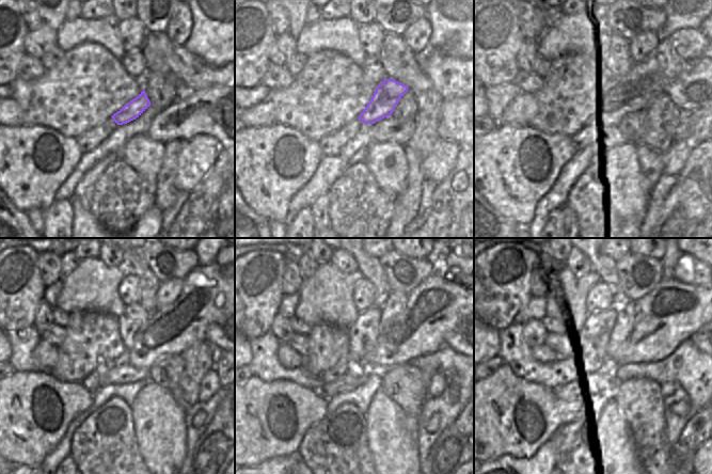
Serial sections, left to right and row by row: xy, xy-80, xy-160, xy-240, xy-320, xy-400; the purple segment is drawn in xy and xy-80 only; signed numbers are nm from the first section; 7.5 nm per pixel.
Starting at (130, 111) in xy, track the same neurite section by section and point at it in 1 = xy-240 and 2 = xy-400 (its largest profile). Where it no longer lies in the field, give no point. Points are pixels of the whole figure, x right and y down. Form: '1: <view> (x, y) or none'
1: xy-240 (168, 331)
2: xy-400 (667, 316)

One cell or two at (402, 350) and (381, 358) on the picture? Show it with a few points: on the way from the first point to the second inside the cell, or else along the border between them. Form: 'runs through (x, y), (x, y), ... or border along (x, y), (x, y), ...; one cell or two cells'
runs through (397, 353), (391, 359), (386, 358); one cell

